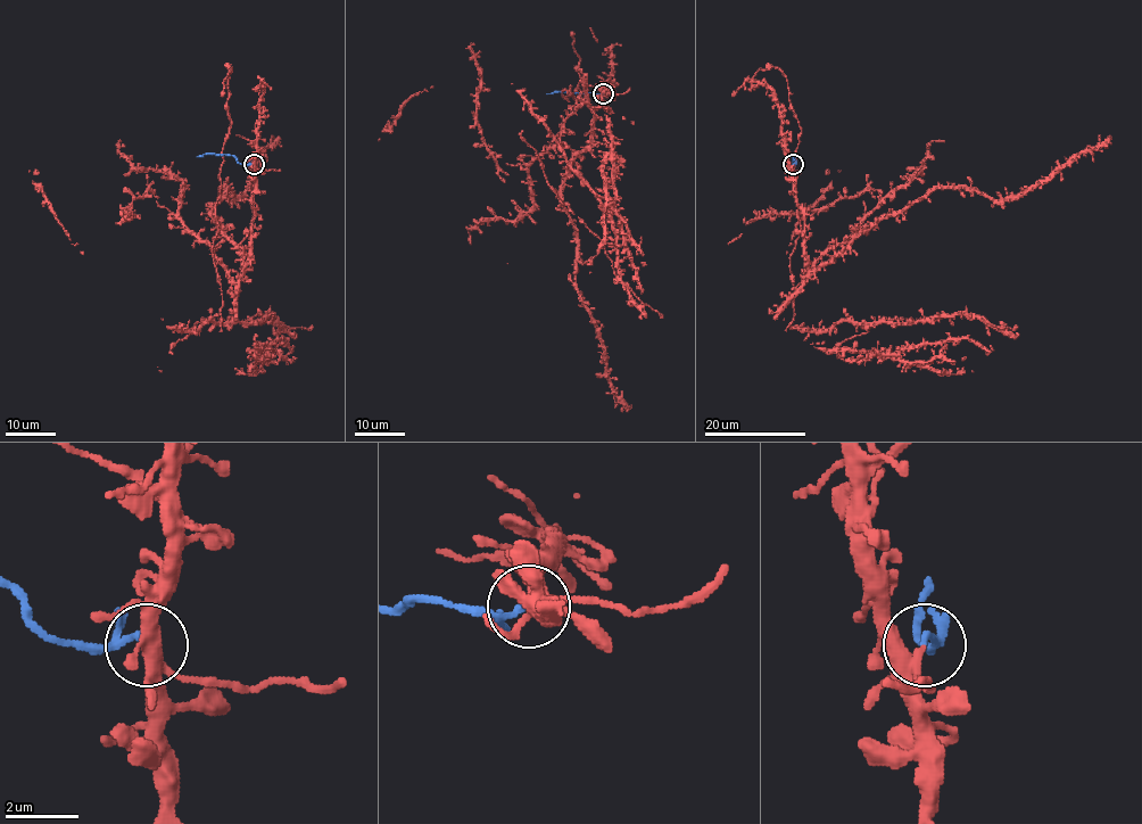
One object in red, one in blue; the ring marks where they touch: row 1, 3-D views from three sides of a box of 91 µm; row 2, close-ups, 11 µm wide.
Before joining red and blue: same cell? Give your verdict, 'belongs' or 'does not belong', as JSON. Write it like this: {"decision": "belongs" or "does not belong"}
{"decision": "does not belong"}

